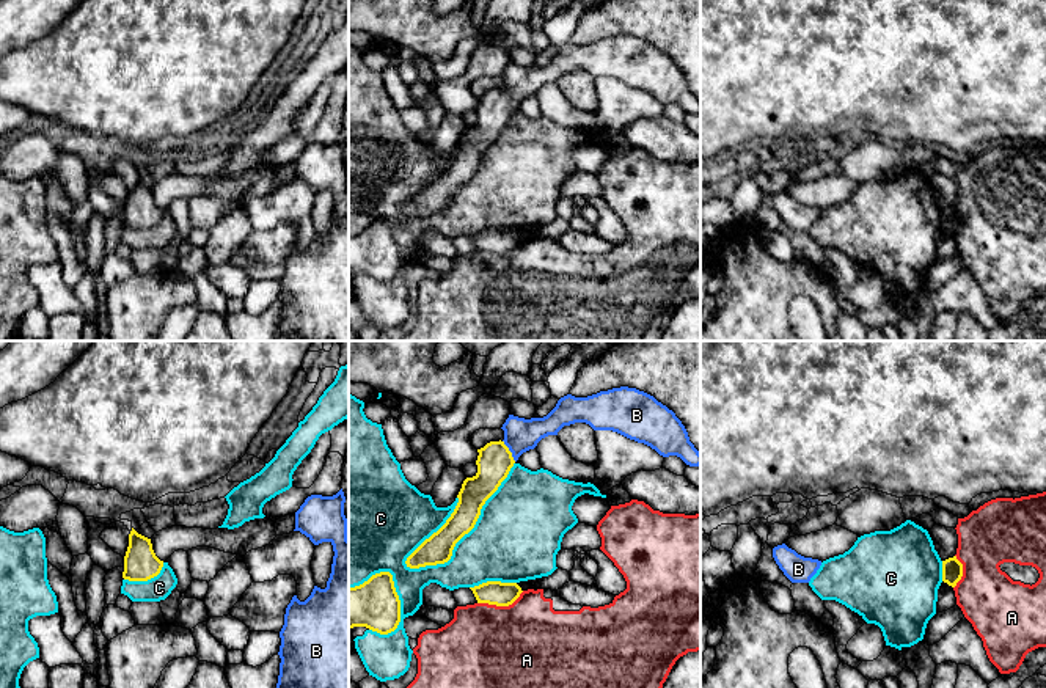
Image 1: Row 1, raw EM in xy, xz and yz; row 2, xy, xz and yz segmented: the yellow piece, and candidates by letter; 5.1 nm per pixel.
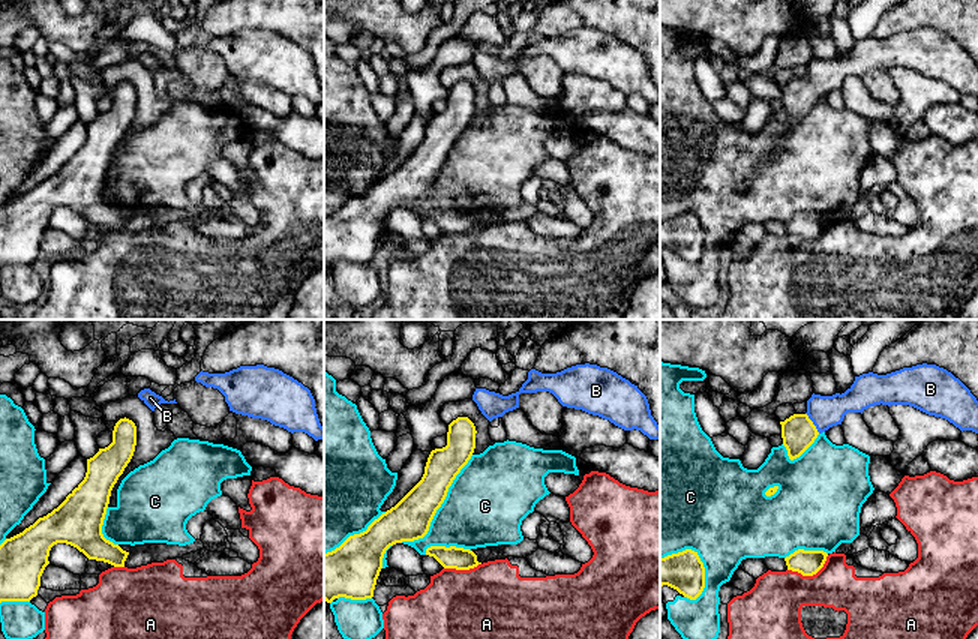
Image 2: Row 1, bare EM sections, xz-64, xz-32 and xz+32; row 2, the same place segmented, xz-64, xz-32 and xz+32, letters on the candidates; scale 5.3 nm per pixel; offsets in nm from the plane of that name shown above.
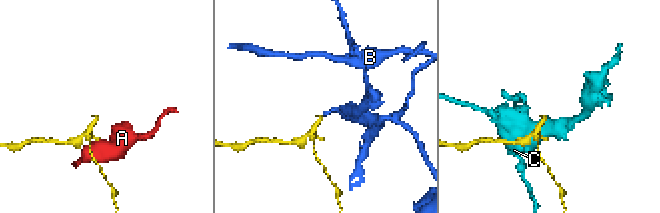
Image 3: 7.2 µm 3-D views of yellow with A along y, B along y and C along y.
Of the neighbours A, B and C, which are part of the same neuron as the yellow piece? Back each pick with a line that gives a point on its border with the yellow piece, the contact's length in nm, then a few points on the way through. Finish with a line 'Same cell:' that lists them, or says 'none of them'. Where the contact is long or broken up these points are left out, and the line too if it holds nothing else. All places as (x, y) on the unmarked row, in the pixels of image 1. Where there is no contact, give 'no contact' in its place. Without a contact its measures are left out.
B: contact xz (509, 99); length 130 nm; way xz (495, 109), (509, 99), (520, 84)
Same cell: B

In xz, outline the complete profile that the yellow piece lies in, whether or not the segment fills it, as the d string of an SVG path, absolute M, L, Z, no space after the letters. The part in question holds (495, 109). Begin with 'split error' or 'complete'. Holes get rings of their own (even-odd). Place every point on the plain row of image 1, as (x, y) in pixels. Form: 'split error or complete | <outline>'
split error | M620 35L587 46L567 42L543 66L509 63L503 72L504 88L477 97L477 121L466 126L457 143L459 151L446 171L426 187L405 209L407 215L444 212L455 192L468 182L485 149L507 126L518 105L564 74L586 71L594 79L613 79L655 97L660 104L677 104L689 115L700 113L700 101L672 58L636 36Z

